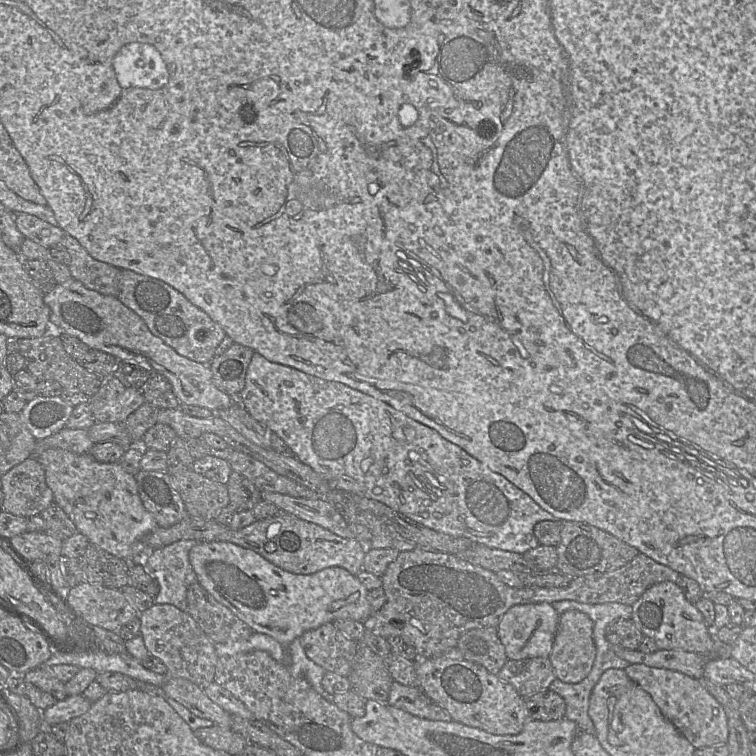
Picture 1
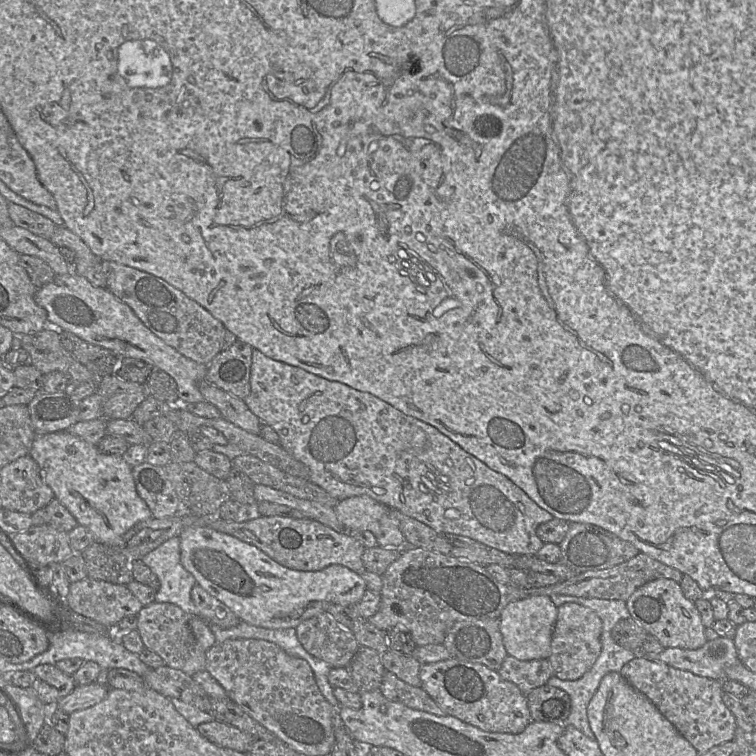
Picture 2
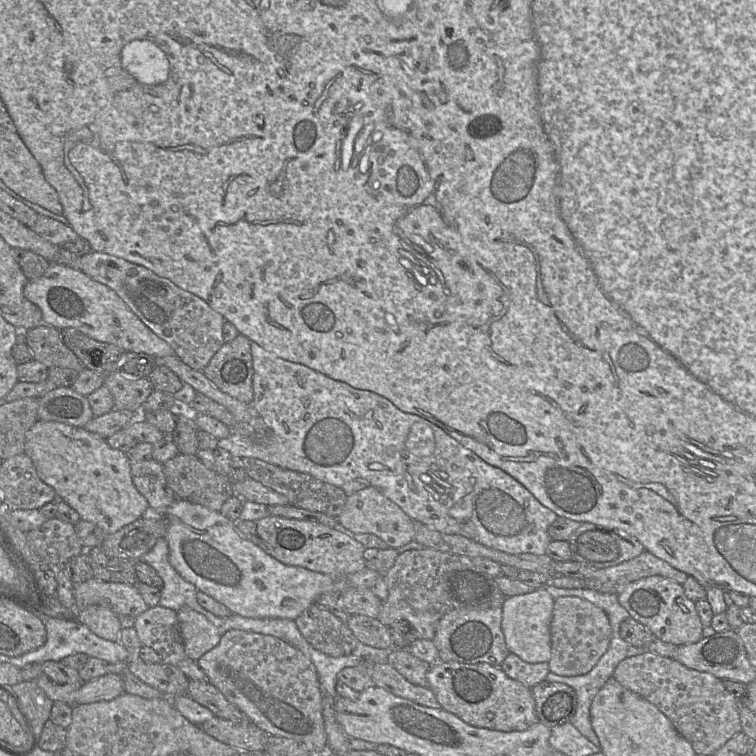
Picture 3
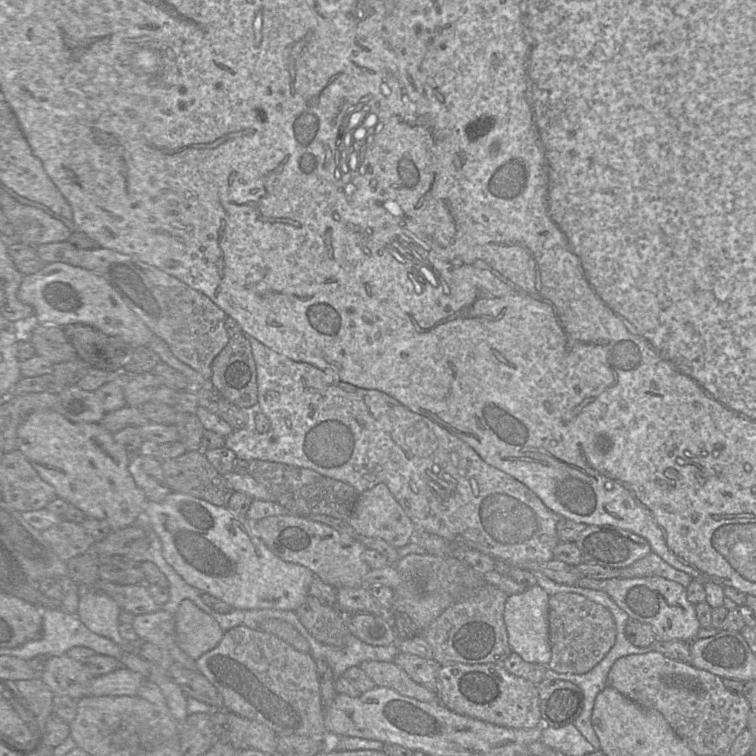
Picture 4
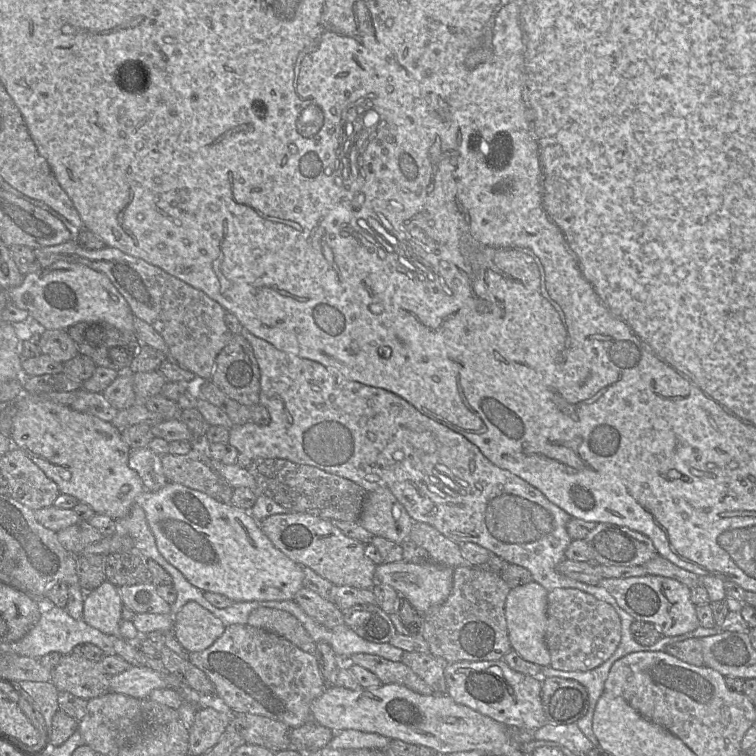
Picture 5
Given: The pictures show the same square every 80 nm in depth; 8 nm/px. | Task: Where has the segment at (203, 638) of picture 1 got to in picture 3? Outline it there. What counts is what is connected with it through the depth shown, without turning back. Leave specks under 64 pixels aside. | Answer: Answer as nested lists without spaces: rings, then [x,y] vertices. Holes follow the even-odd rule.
[[[160,605],[149,607],[136,616],[135,629],[142,646],[154,649],[164,664],[178,667],[186,658],[175,610]]]

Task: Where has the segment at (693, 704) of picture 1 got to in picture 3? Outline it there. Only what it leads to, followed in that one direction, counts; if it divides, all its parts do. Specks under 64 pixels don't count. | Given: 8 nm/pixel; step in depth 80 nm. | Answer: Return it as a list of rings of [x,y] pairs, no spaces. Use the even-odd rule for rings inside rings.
[[[650,651],[625,658],[616,666],[612,678],[624,688],[654,704],[671,720],[678,733],[691,743],[697,755],[713,755],[730,738],[742,731],[738,709],[739,699],[724,687],[722,680],[708,672],[688,668],[674,658]]]

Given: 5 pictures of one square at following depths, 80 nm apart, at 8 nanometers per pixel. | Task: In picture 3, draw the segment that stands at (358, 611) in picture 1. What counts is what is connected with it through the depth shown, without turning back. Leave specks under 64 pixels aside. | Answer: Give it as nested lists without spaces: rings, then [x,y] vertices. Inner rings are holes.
[[[176,499],[173,504],[163,511],[166,523],[164,538],[169,546],[169,561],[175,570],[188,582],[195,585],[197,590],[213,597],[227,606],[233,614],[248,618],[283,618],[294,620],[325,593],[342,593],[354,588],[371,589],[377,580],[384,575],[370,570],[349,575],[346,578],[331,577],[303,567],[288,566],[263,549],[240,535],[235,522],[224,517],[219,511],[210,510],[200,504],[191,503],[184,499]]]

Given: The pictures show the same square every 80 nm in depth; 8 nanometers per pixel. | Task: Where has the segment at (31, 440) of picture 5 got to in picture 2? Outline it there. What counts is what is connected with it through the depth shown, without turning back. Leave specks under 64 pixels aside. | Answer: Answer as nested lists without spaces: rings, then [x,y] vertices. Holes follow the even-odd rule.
[[[58,431],[36,435],[29,456],[37,462],[42,478],[53,490],[55,498],[69,510],[78,524],[93,533],[96,542],[121,550],[124,534],[137,523],[153,517],[150,508],[136,490],[132,467],[120,455],[104,454],[97,446],[69,431]]]

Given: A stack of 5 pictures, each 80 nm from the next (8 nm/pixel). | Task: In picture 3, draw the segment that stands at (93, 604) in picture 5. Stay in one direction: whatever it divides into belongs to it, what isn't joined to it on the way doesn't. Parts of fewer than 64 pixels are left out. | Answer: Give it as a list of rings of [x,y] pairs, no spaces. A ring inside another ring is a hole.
[[[88,606],[77,612],[77,620],[97,636],[110,641],[119,641],[122,629],[119,617],[108,607]]]

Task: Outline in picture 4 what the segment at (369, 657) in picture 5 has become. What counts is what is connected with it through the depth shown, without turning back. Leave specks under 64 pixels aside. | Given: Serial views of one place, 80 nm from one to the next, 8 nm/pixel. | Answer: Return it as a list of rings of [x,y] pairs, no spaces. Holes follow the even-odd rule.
[[[364,661],[359,667],[377,687],[390,688],[402,696],[420,702],[438,701],[436,692],[414,682],[403,669],[393,662]]]

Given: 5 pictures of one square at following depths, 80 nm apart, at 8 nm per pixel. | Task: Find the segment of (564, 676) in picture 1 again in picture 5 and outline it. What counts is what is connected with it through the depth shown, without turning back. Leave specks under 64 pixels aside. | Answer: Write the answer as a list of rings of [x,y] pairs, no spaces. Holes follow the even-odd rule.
[[[556,588],[548,592],[545,642],[553,669],[592,670],[614,654],[620,641],[621,620],[610,604],[575,588]]]

